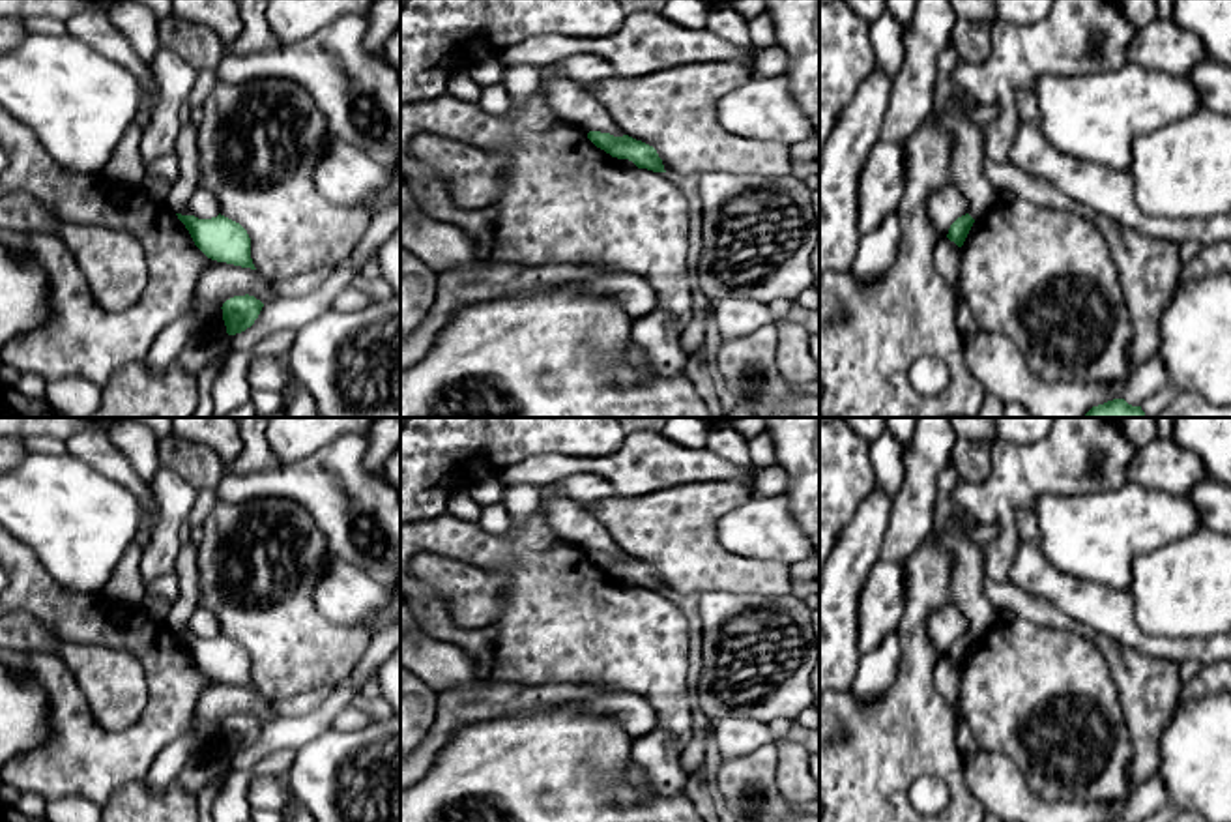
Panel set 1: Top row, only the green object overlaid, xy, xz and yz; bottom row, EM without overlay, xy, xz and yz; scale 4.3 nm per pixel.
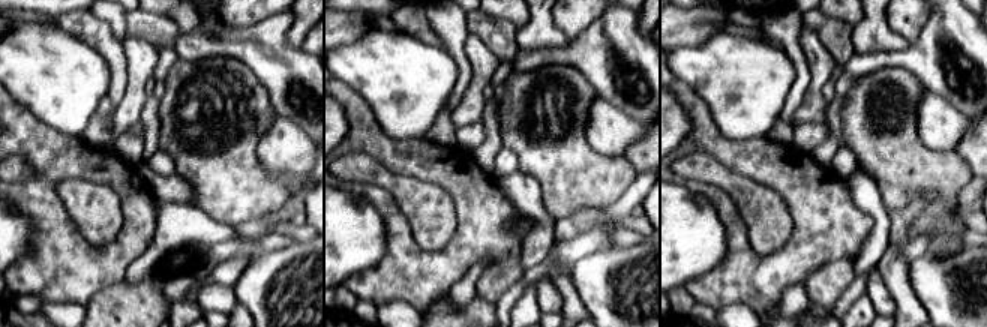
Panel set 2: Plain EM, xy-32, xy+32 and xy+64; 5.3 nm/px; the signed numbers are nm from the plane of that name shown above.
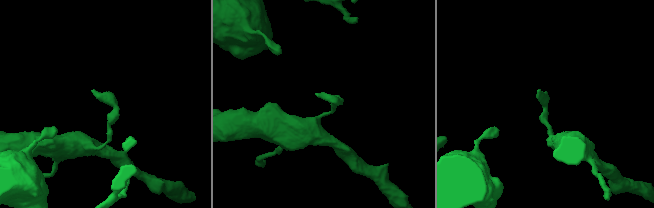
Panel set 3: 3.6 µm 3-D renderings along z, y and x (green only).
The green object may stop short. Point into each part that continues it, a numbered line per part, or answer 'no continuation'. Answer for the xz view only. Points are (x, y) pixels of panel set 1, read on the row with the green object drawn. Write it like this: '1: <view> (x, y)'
no continuation

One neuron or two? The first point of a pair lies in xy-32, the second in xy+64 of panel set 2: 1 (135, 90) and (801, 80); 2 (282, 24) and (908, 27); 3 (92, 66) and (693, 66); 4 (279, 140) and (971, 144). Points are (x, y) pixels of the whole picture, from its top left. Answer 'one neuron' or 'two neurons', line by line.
1: two neurons
2: two neurons
3: one neuron
4: two neurons

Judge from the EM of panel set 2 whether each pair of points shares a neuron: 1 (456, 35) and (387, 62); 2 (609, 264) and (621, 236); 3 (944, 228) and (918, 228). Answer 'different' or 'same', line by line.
1: different
2: different
3: same

